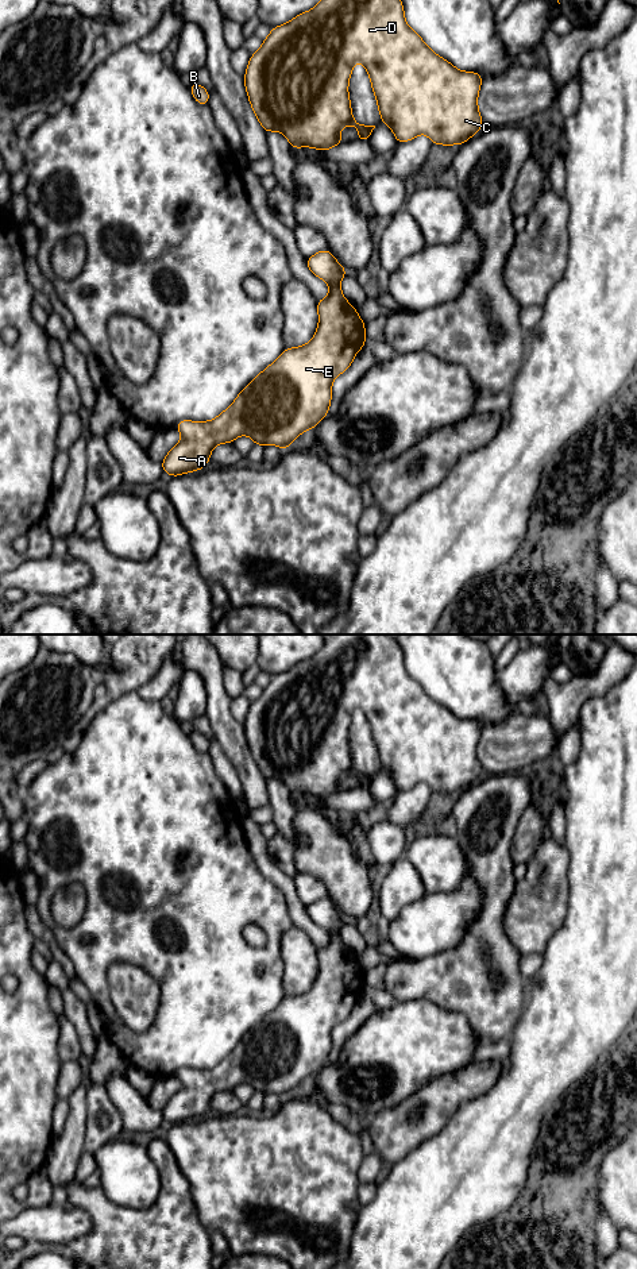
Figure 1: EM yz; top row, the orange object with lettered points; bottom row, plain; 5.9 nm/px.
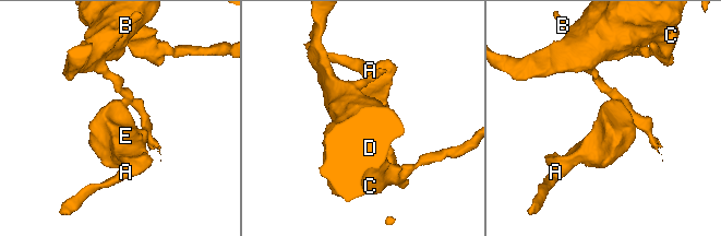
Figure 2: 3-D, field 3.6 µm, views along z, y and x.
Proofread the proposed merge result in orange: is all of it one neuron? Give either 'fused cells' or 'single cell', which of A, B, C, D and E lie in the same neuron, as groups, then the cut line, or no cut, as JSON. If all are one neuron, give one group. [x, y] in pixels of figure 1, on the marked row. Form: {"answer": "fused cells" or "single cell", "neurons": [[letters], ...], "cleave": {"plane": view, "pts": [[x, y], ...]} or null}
{"answer": "fused cells", "neurons": [["A", "E"], ["B", "C", "D"]], "cleave": {"plane": "yz", "pts": [[329, 284], [339, 285]]}}

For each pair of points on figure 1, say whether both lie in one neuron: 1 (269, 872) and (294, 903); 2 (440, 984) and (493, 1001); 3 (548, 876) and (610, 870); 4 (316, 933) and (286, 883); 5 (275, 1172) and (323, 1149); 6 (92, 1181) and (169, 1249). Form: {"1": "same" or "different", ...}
{"1": "same", "2": "same", "3": "different", "4": "same", "5": "same", "6": "different"}

